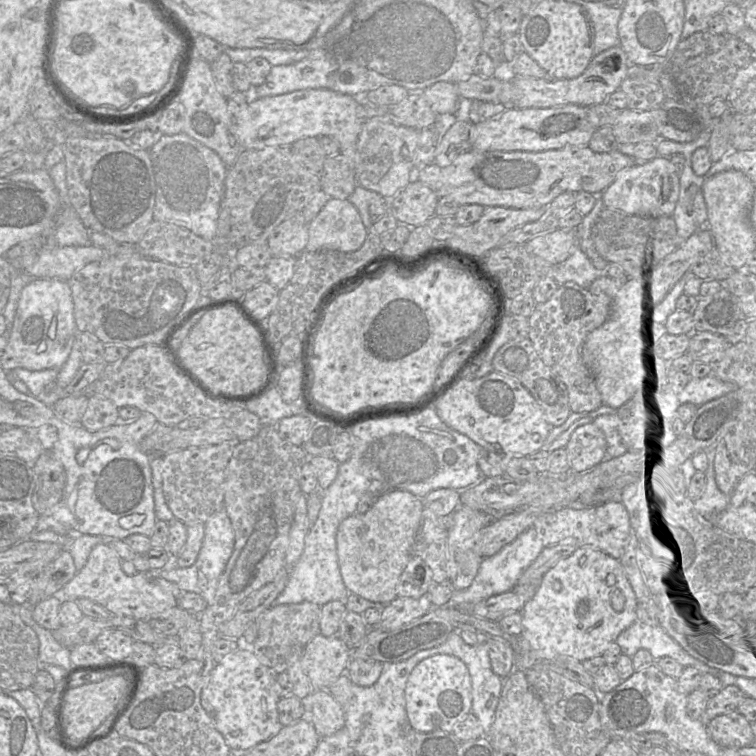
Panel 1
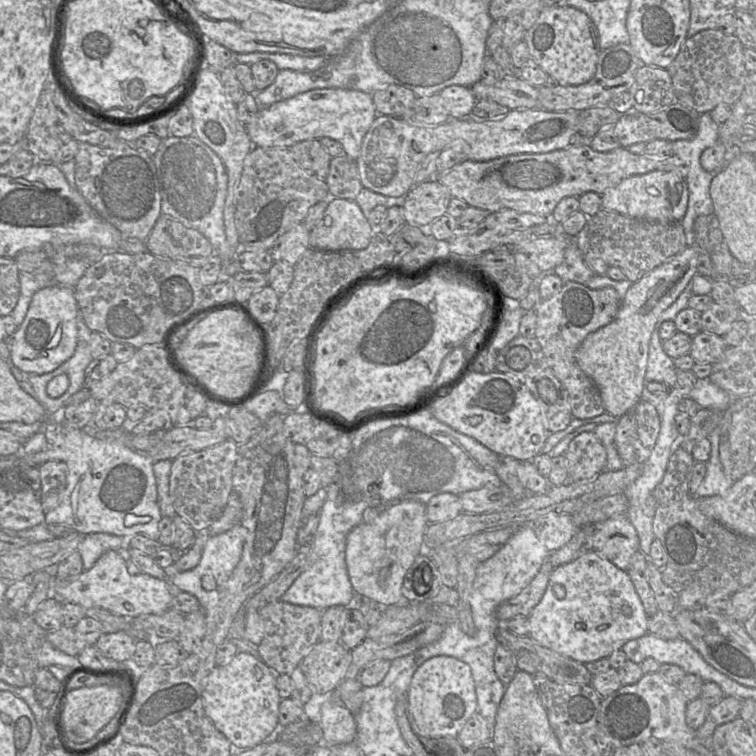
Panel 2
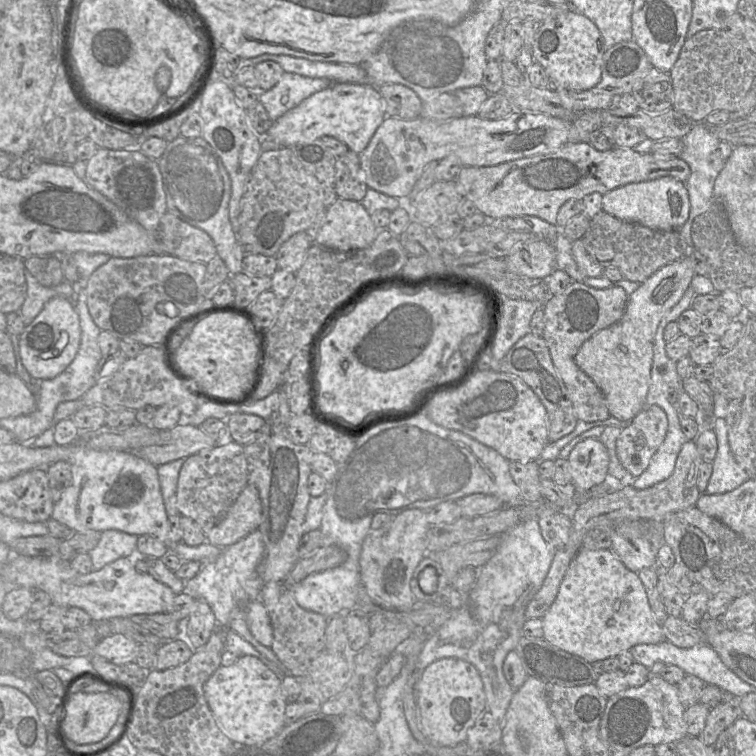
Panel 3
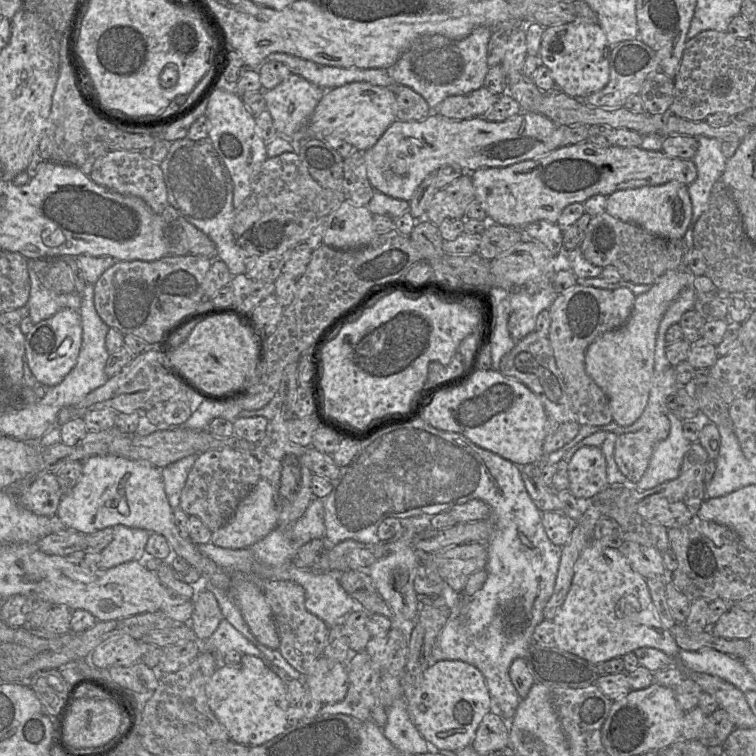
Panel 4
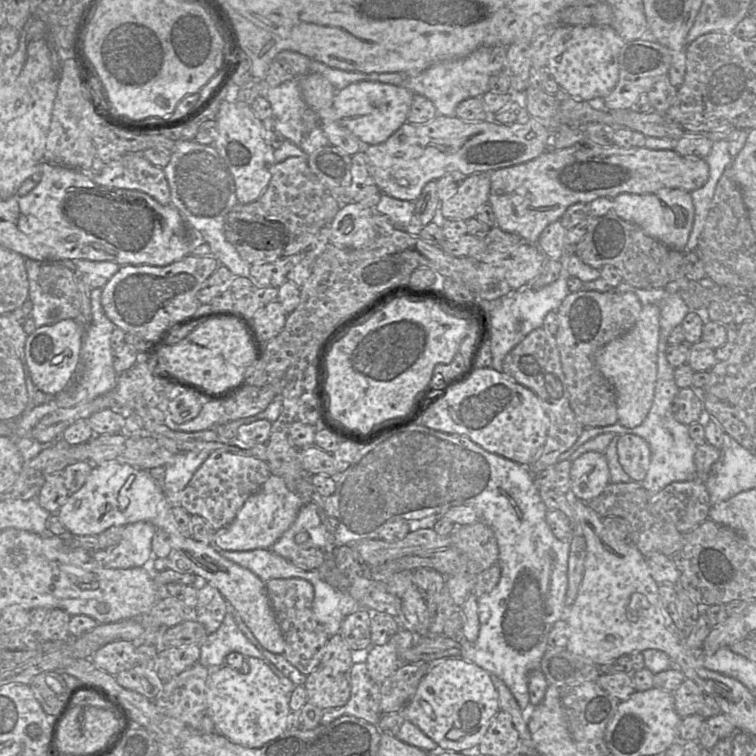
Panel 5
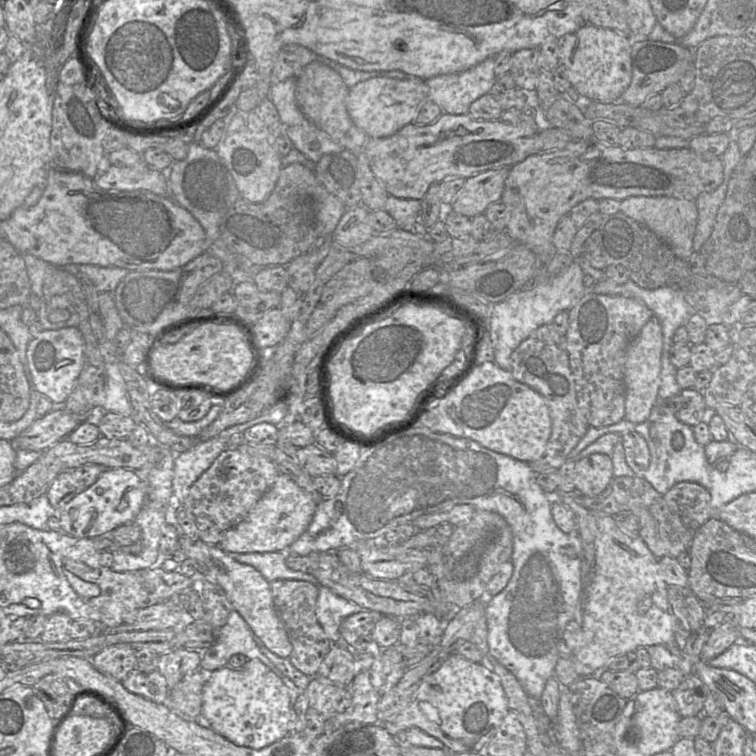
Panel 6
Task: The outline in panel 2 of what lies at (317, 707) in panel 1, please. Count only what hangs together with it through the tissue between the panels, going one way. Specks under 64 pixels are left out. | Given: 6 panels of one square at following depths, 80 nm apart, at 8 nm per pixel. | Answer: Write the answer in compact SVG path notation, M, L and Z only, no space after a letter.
M334 699L322 704L320 723L324 744L348 744L356 737L357 725L354 714Z

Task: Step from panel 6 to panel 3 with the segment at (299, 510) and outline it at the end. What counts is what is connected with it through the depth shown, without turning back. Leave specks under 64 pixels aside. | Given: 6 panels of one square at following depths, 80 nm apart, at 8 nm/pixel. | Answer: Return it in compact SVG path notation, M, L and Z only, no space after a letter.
M248 484L222 519L208 532L207 542L225 548L255 531L261 520L261 502L254 485Z

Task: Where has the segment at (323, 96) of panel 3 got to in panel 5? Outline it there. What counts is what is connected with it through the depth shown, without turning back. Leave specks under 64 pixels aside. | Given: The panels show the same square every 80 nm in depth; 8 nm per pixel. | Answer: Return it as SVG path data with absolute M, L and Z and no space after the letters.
M363 80L337 91L333 107L342 126L349 129L362 142L375 145L386 141L407 122L414 94L404 86Z

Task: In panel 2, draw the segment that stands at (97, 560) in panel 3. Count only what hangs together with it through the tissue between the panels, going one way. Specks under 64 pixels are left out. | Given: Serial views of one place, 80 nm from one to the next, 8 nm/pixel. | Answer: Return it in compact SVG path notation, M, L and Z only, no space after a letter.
M92 533L83 535L83 539L77 547L83 560L84 570L89 570L98 558L109 550L125 550L127 538L109 533Z

